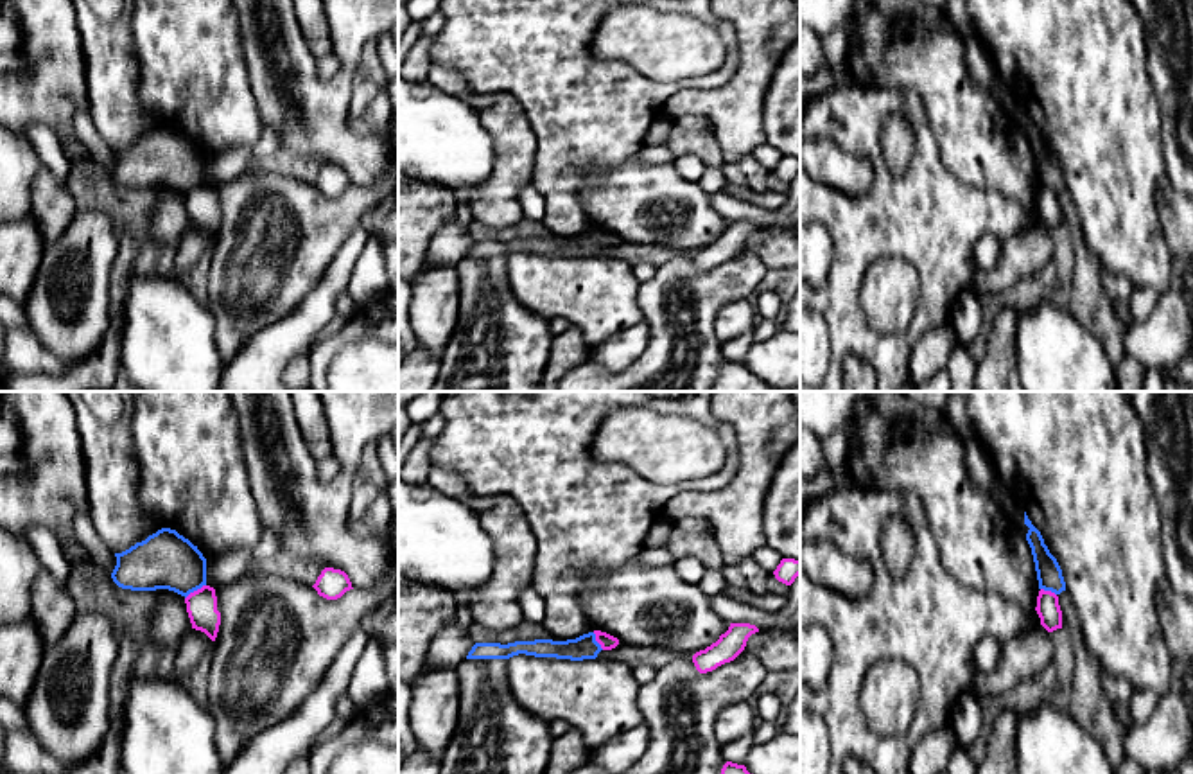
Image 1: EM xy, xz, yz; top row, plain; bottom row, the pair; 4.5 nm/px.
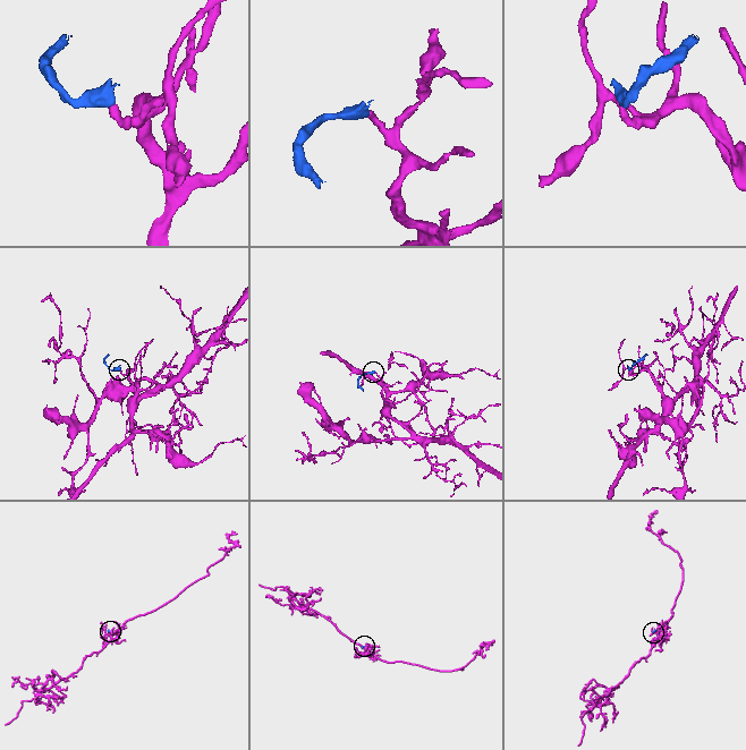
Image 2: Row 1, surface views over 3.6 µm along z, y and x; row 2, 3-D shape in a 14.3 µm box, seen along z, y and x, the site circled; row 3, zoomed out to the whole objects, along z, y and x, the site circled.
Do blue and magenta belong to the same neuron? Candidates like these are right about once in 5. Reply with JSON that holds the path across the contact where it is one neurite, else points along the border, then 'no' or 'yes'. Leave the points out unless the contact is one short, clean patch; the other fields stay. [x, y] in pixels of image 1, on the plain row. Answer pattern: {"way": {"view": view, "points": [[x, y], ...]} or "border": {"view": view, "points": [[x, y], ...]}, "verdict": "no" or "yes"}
{"border": {"view": "xy", "points": [[205, 182], [185, 196]]}, "verdict": "no"}

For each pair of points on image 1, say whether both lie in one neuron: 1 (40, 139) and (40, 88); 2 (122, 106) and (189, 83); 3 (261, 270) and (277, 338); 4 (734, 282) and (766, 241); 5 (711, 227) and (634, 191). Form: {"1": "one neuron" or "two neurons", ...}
{"1": "two neurons", "2": "two neurons", "3": "two neurons", "4": "two neurons", "5": "one neuron"}

